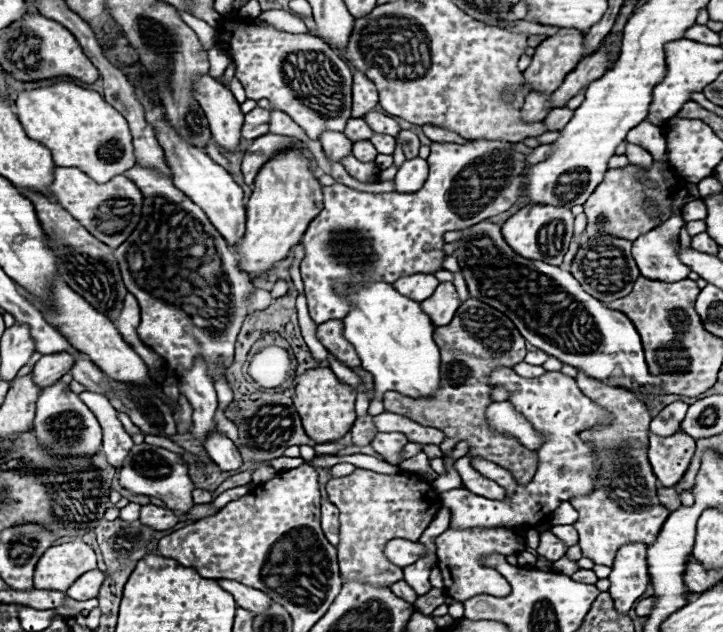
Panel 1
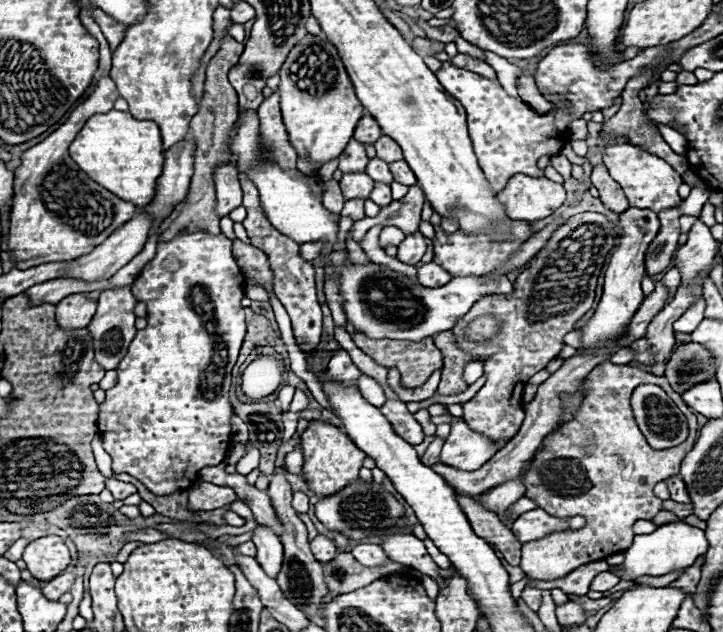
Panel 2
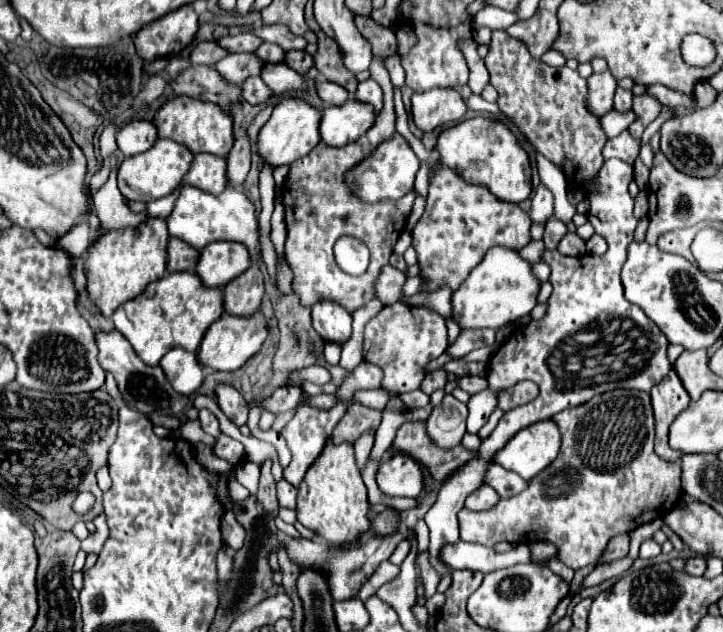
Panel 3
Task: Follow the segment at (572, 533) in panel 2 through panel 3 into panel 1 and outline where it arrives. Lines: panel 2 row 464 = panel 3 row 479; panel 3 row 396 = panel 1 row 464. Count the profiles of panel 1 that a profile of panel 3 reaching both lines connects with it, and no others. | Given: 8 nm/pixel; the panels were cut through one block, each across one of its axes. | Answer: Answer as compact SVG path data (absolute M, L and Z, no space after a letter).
M584 372L578 374L576 382L580 390L598 406L618 406L604 408L612 416L610 424L594 426L584 432L584 440L592 446L596 454L594 488L590 494L570 498L570 504L578 510L578 520L574 522L574 528L580 536L582 556L590 558L594 564L612 566L616 550L622 544L652 544L660 526L670 514L658 500L658 482L648 462L648 442L644 442L648 438L648 424L652 420L652 414L650 408L630 390L596 382Z

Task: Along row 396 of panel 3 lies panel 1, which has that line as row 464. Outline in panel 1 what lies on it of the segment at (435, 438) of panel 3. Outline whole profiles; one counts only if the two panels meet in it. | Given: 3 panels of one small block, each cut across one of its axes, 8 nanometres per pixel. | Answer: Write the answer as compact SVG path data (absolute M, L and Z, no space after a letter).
M449 454L443 455L446 474L442 474L441 476L438 476L436 480L434 480L434 488L436 488L438 492L448 492L448 490L460 488L460 482L462 482L460 474L454 470L455 460L448 460L448 456Z

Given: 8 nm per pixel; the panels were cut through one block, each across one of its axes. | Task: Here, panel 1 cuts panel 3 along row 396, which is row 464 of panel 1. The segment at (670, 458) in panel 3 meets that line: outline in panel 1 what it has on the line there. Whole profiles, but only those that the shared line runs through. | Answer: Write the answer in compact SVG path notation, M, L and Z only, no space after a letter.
M650 434L648 458L652 470L664 488L674 488L688 470L696 444L686 434L674 434L668 438Z

